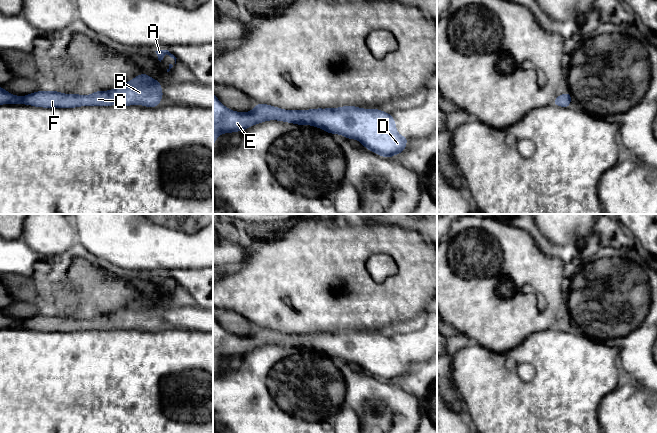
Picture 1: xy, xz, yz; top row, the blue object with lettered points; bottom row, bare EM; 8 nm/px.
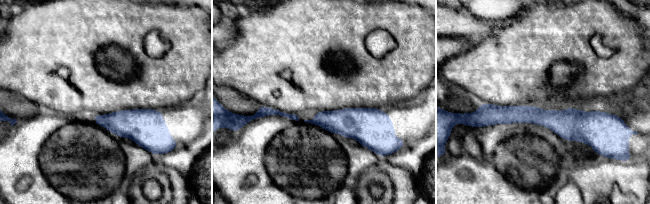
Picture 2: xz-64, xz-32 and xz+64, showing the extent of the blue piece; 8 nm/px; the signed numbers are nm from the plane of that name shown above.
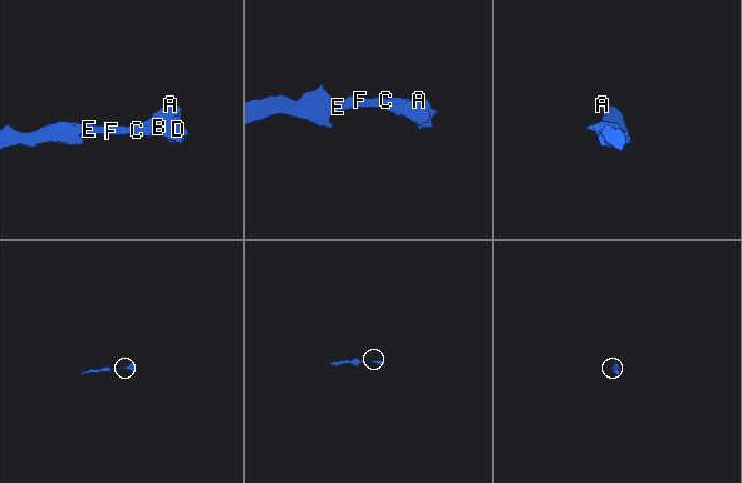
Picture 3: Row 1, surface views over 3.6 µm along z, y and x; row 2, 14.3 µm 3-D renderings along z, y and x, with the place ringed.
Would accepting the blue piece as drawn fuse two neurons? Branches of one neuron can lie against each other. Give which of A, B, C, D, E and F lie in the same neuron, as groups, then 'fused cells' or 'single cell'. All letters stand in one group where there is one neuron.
A B C D E F; single cell

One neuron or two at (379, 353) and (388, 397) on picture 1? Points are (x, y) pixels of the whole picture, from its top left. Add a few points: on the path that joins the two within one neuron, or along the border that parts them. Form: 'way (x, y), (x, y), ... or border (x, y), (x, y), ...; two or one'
border (377, 378), (388, 382); two

